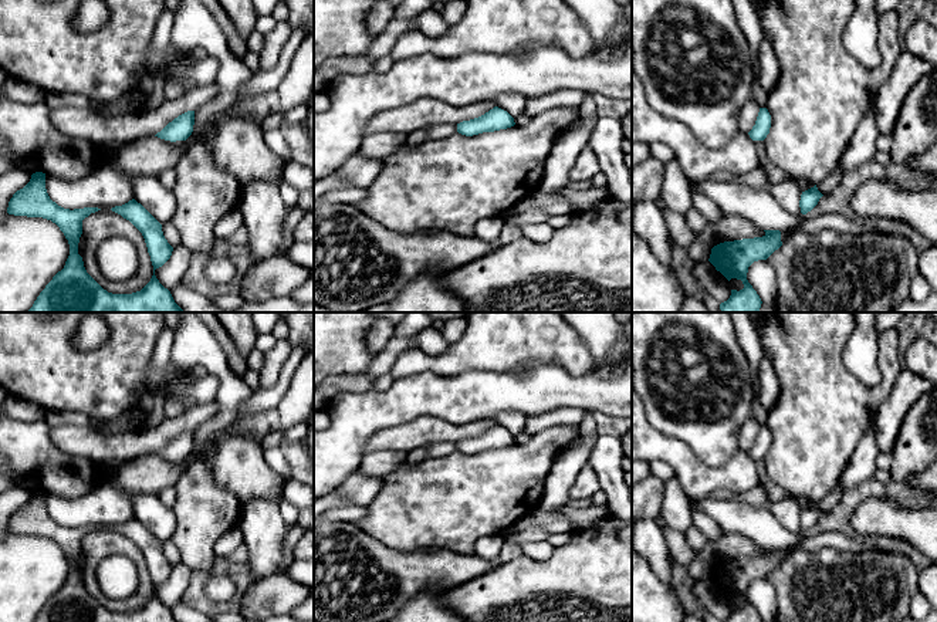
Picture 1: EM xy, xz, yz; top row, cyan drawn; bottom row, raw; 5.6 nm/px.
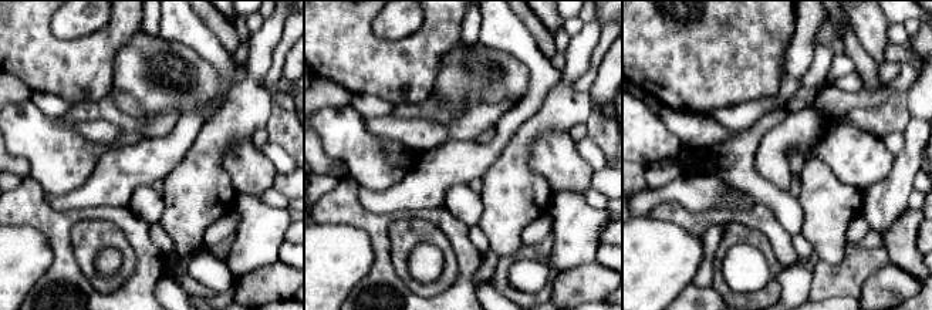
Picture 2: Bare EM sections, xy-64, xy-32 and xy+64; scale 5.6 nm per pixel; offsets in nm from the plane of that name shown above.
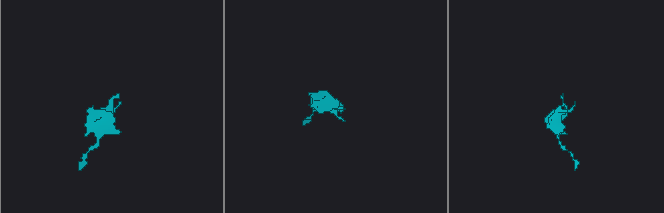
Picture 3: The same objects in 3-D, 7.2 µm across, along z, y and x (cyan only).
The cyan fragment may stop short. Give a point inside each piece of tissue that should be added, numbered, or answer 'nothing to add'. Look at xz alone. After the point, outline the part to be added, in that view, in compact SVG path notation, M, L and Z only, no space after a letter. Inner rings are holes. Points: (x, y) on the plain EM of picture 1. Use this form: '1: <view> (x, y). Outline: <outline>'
nothing to add

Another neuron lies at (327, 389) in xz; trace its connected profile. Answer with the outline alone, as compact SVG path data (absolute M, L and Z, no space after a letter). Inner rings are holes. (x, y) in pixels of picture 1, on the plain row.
M342 373L329 376L314 388L314 412L327 408L341 392L366 392L373 388L375 376L366 373Z

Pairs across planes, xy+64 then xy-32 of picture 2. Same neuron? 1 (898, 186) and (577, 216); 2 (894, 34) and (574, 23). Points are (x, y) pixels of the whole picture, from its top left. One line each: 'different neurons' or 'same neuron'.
1: same neuron
2: same neuron

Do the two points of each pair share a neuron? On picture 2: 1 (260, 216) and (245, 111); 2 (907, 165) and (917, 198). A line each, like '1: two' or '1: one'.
1: two
2: two

